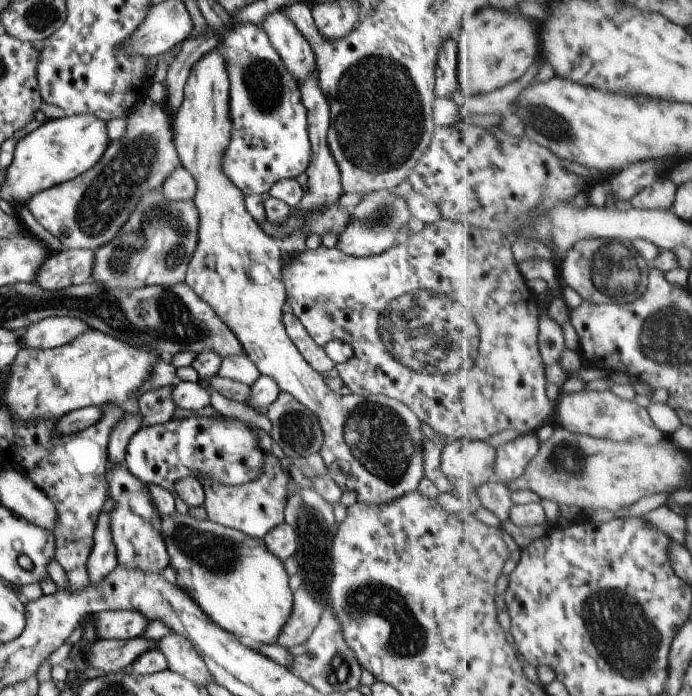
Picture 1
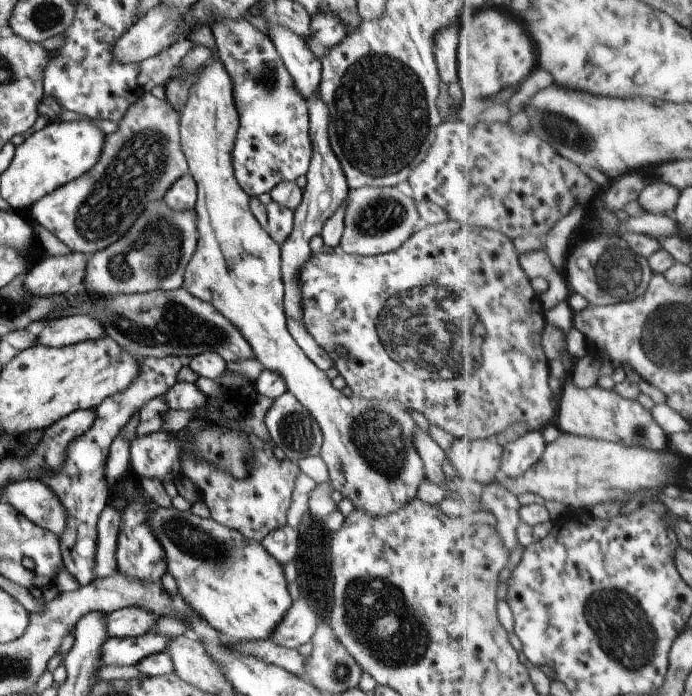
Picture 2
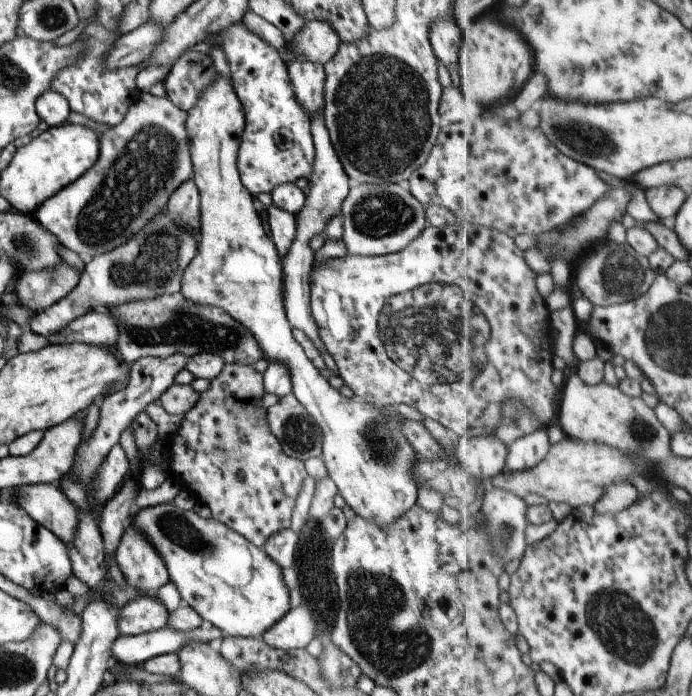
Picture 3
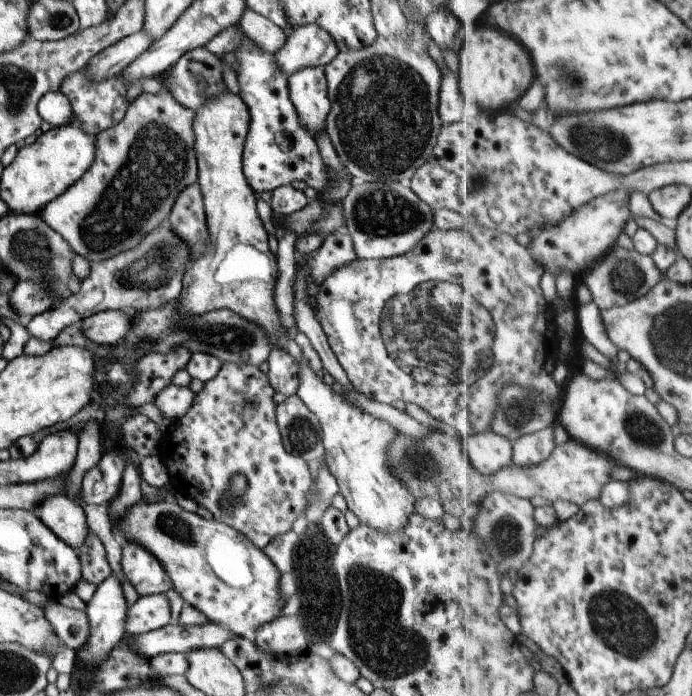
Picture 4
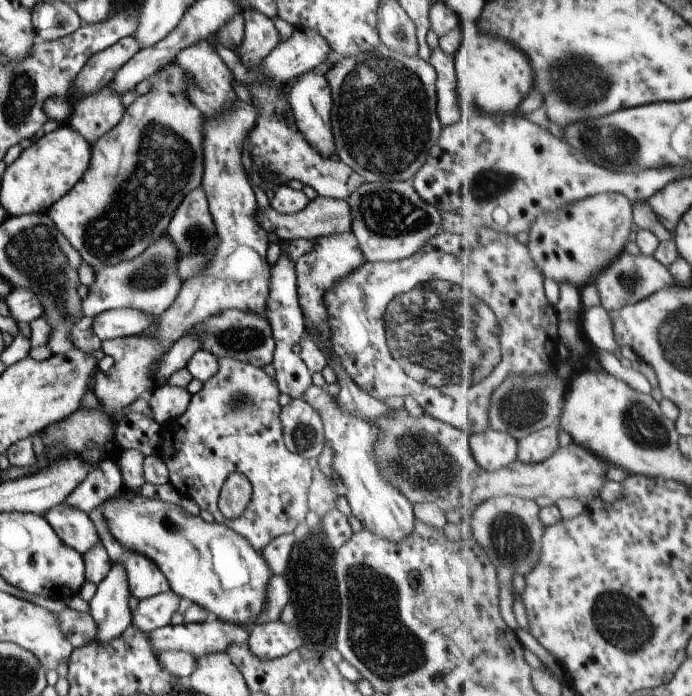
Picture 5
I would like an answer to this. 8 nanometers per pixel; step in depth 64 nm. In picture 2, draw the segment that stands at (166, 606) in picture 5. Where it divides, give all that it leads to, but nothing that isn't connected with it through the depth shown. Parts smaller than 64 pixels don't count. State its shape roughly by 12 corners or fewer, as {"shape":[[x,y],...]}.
{"shape":[[143,606],[105,613],[109,637],[137,637],[161,616]]}

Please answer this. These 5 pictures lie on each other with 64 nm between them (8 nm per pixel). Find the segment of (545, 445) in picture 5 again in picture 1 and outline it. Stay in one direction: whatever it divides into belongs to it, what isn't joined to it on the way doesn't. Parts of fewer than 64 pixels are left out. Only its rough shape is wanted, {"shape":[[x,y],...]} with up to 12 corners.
{"shape":[[535,432],[497,449],[496,477],[520,479],[540,454]]}

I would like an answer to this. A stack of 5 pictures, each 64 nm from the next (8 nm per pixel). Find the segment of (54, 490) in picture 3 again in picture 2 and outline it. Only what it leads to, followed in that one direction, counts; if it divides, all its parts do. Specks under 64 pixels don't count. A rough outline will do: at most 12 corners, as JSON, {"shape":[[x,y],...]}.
{"shape":[[17,480],[5,500],[33,524],[59,536],[65,512],[38,480]]}

